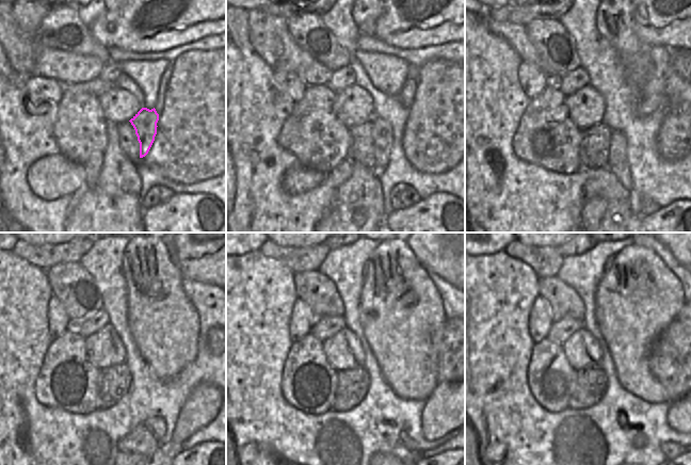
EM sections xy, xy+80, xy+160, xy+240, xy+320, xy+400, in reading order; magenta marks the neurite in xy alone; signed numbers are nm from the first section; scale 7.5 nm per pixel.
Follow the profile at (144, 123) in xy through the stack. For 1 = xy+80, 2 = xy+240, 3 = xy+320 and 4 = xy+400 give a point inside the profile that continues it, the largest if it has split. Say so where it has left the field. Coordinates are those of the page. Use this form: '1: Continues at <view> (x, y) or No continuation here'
1: Continues at xy+80 (382, 137)
2: Continues at xy+240 (156, 425)
3: Continues at xy+320 (406, 442)
4: Continues at xy+400 (669, 449)

